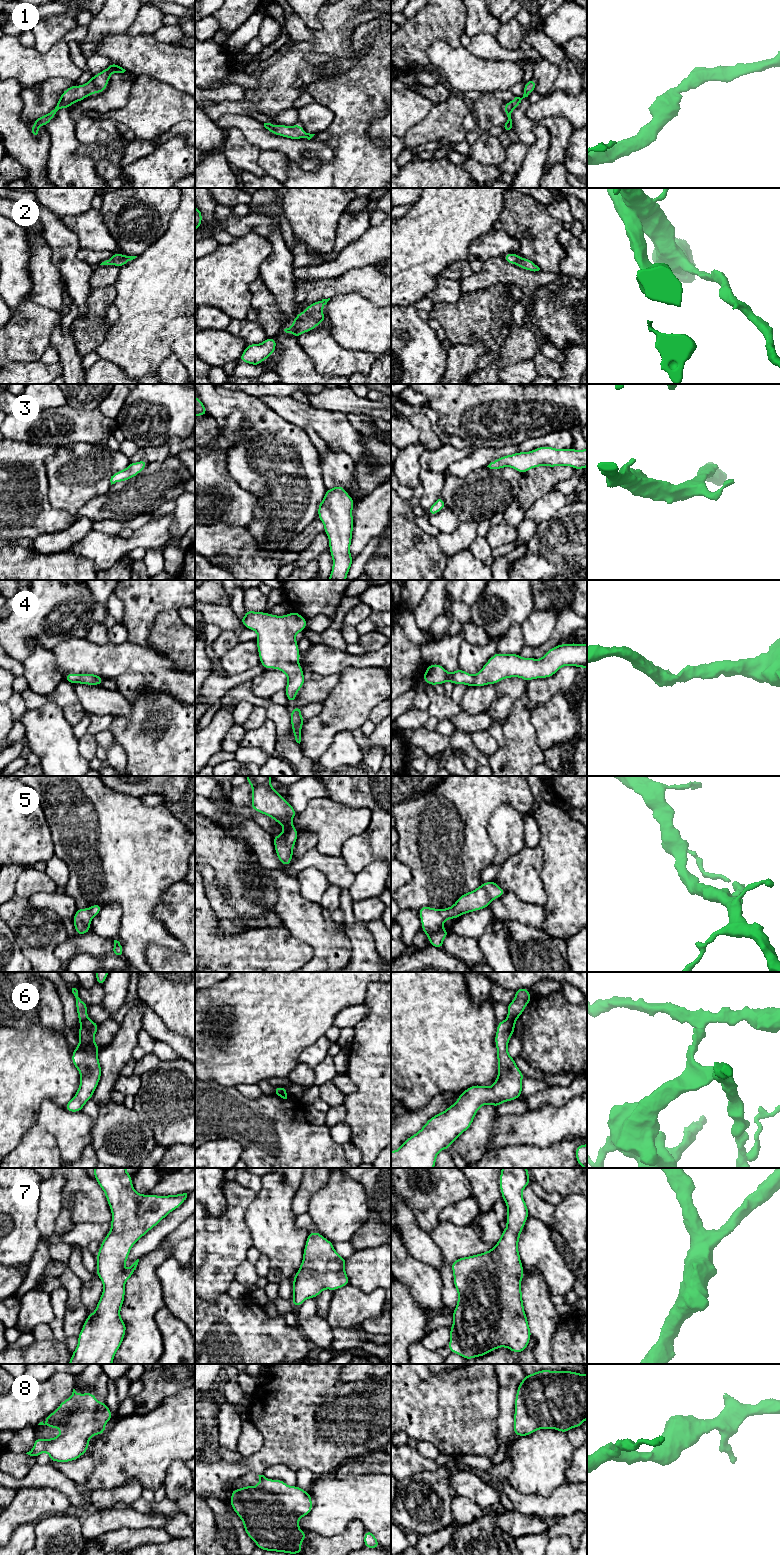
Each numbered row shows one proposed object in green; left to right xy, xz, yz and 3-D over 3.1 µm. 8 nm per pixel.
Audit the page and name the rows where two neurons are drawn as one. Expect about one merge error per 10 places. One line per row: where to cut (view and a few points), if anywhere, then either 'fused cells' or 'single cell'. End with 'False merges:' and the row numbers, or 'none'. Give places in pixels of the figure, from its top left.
1: cut none; single cell
2: cut none; single cell
3: cut none; single cell
4: cut none; single cell
5: cut none; single cell
6: cut xy (87, 1018), (80, 1023); fused cells
7: cut none; single cell
8: cut none; single cell
False merges: 6

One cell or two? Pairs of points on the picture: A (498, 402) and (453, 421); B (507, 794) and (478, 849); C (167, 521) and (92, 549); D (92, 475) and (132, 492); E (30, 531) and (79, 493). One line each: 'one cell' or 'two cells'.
A: one cell
B: one cell
C: one cell
D: two cells
E: two cells

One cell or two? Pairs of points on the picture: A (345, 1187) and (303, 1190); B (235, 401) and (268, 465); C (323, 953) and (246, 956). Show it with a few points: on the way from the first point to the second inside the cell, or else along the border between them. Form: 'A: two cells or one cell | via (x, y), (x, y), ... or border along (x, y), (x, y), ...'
A: two cells | border along (329, 1178), (311, 1197), (308, 1210)
B: one cell | via (252, 413), (261, 422), (267, 434), (268, 448)
C: two cells | border along (296, 937), (312, 949), (313, 956), (309, 961)

